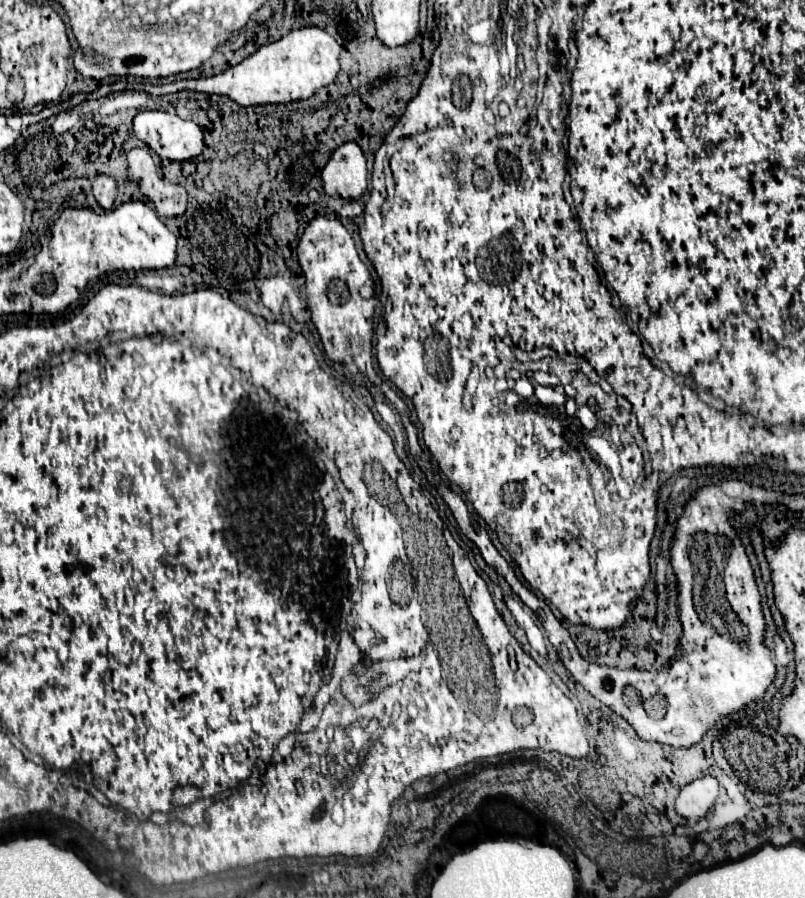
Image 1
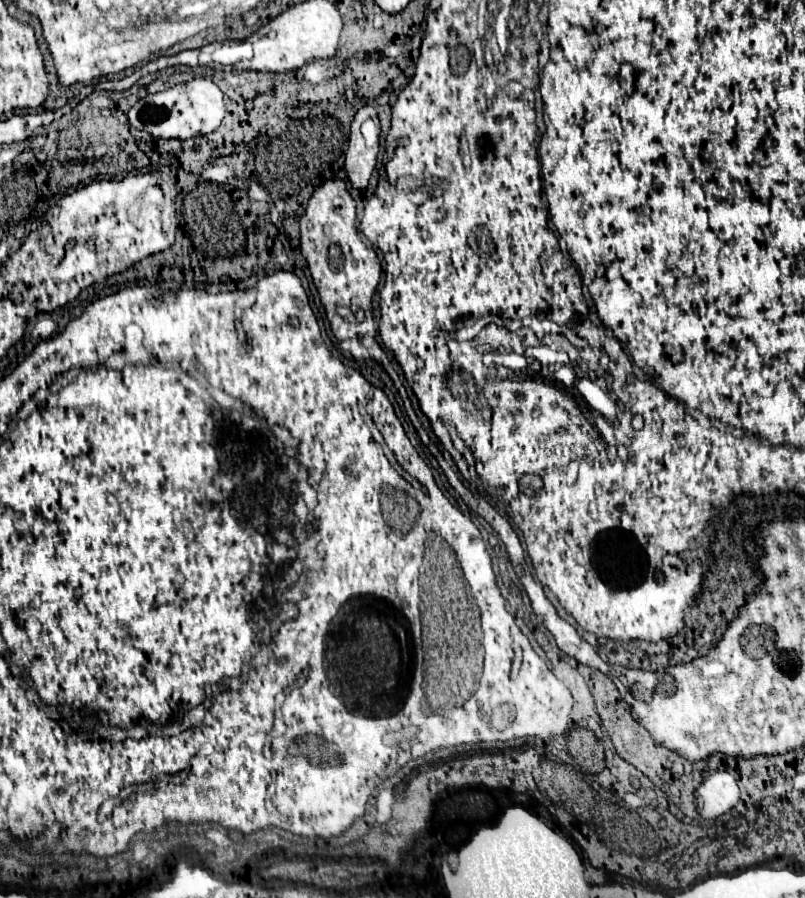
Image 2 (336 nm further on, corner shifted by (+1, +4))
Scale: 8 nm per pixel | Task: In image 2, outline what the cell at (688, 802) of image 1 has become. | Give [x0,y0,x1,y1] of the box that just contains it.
[696,772,740,820]

